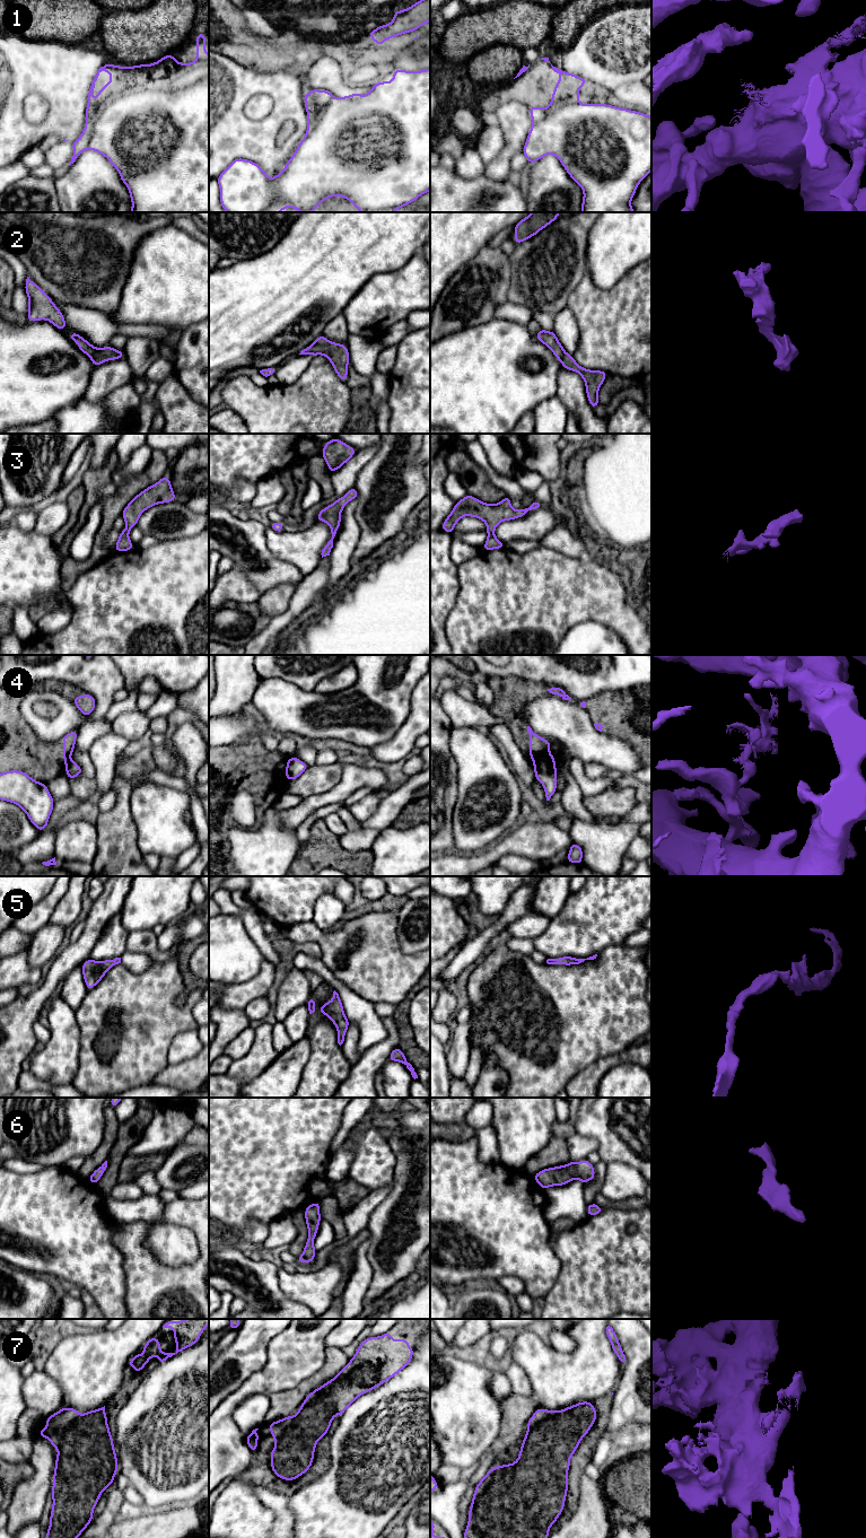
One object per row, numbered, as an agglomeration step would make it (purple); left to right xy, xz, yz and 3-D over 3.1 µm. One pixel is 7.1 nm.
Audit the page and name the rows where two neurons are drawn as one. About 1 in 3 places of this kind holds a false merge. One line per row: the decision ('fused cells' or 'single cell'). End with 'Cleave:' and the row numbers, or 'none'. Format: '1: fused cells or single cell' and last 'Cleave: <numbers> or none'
1: fused cells
2: single cell
3: single cell
4: fused cells
5: single cell
6: single cell
7: single cell
Cleave: 1, 4

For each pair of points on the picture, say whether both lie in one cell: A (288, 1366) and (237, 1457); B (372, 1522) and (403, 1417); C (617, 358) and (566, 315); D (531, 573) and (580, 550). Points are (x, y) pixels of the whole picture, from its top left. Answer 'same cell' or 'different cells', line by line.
A: same cell
B: same cell
C: different cells
D: different cells

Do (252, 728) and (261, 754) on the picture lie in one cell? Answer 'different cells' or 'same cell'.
different cells

